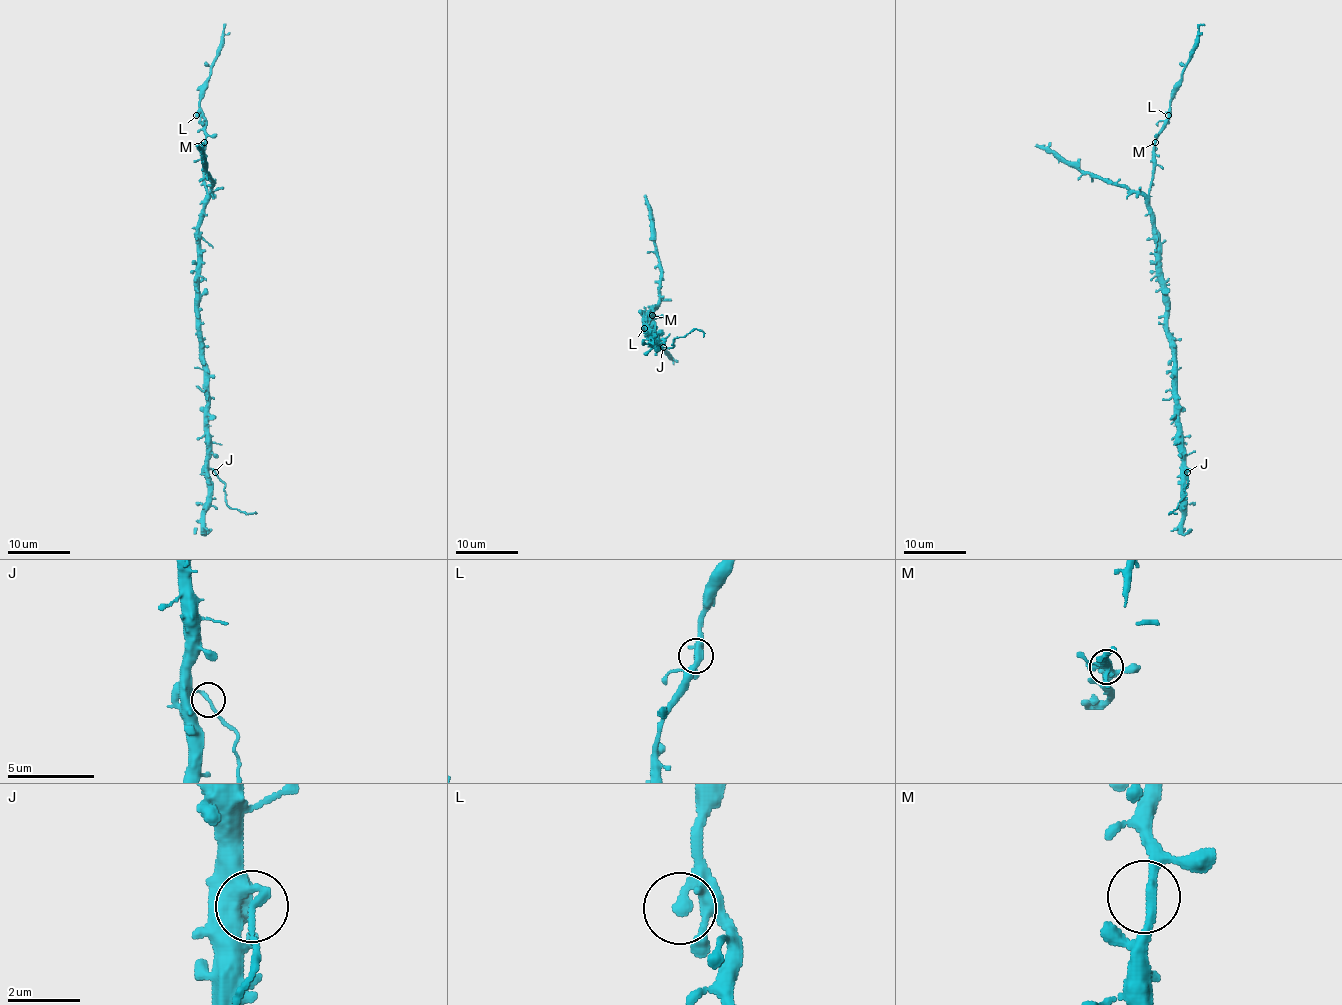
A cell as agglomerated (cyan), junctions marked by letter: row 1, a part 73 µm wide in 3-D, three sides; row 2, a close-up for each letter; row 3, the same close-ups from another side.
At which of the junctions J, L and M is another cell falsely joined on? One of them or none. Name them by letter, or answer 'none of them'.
J

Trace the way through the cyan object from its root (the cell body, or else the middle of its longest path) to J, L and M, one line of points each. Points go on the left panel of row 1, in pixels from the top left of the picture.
J: (199, 276), (199, 332), (207, 399), (207, 465), (215, 471)
L: (199, 276), (199, 214), (206, 198), (206, 121), (196, 115)
M: (199, 276), (199, 214), (206, 198), (204, 142)

